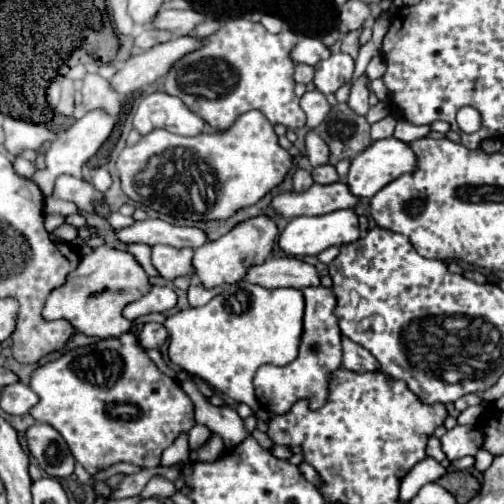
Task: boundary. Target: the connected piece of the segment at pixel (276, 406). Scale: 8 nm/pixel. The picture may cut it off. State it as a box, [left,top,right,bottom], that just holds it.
[254,288,342,414]

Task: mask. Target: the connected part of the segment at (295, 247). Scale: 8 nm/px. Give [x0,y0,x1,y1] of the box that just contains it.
[278,210,360,258]

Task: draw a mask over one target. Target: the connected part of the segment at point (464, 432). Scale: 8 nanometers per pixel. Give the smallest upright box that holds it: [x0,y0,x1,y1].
[440,426,484,460]

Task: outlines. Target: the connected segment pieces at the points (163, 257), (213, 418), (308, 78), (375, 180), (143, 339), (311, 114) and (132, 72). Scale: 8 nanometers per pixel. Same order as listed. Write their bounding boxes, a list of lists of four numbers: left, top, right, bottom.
[[152,246,194,280],[180,380,250,448],[294,64,314,84],[346,138,416,200],[140,324,168,348],[300,90,330,128],[108,38,200,94]]

